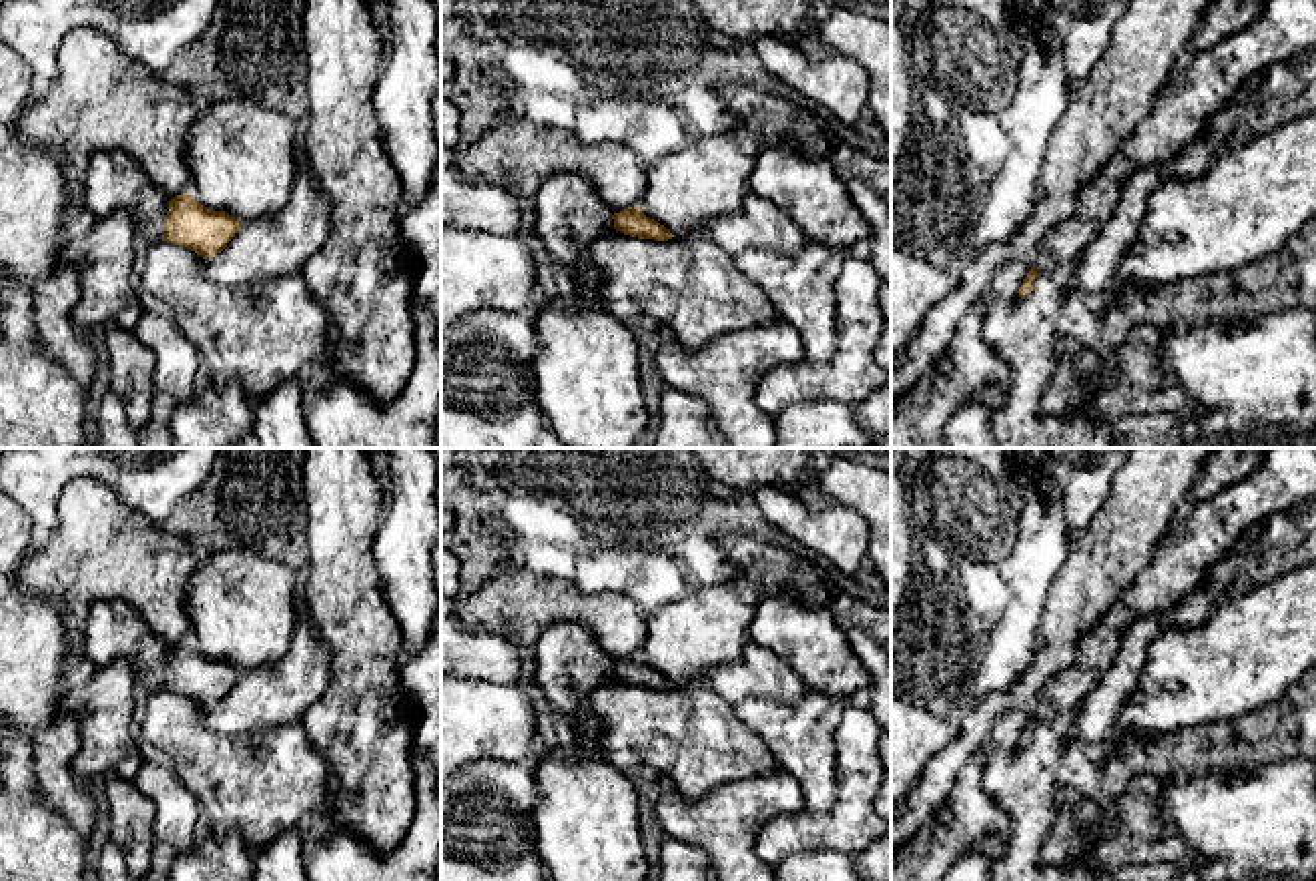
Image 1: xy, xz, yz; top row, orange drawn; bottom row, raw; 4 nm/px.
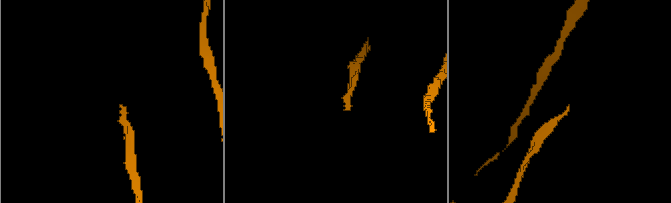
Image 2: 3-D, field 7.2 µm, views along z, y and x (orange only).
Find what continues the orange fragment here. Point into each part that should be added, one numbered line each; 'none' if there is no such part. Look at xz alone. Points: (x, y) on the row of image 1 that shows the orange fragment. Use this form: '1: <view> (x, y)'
1: xz (568, 215)

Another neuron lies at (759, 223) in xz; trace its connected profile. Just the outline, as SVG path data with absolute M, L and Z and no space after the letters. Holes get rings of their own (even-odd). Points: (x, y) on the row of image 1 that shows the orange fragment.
M752 191L744 195L734 213L710 219L704 225L704 233L732 257L748 249L770 249L792 255L806 245L806 237L798 225L776 203Z

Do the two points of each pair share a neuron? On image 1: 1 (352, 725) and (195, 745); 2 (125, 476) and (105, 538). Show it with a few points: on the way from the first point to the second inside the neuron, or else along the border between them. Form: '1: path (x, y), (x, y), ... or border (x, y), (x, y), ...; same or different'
1: border (299, 723), (309, 745), (330, 771); different
2: border (75, 478), (99, 478), (129, 508), (157, 524); different

